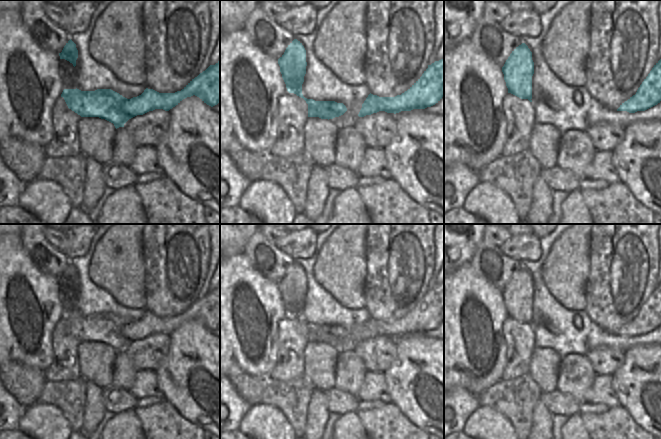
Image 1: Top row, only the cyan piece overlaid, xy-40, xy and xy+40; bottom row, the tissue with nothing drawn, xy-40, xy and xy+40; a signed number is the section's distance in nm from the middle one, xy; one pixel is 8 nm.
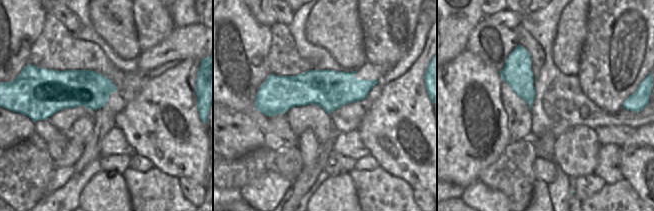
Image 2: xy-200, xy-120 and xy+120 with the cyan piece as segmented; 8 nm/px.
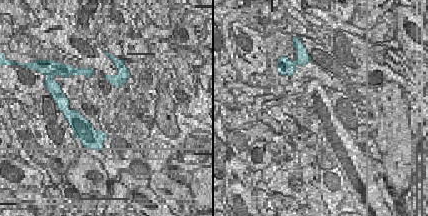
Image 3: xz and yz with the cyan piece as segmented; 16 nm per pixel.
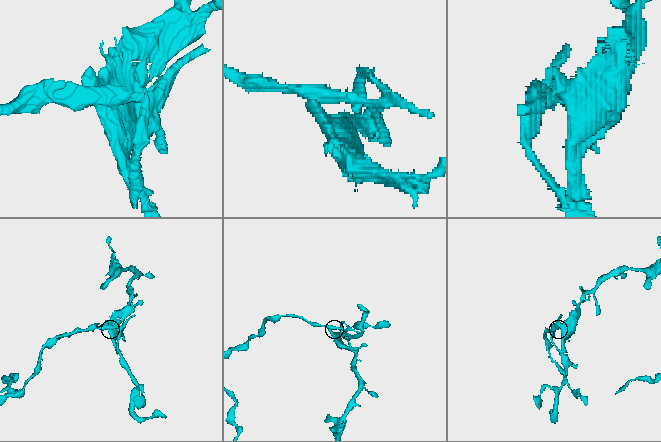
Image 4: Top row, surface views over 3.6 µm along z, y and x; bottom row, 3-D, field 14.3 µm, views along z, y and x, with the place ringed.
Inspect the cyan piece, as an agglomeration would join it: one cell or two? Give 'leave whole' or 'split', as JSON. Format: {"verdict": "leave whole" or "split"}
{"verdict": "split"}

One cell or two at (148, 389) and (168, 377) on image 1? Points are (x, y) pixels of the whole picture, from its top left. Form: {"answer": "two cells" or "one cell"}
{"answer": "two cells"}

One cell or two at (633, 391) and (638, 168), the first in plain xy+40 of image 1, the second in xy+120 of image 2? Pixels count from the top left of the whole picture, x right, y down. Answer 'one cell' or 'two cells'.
one cell

